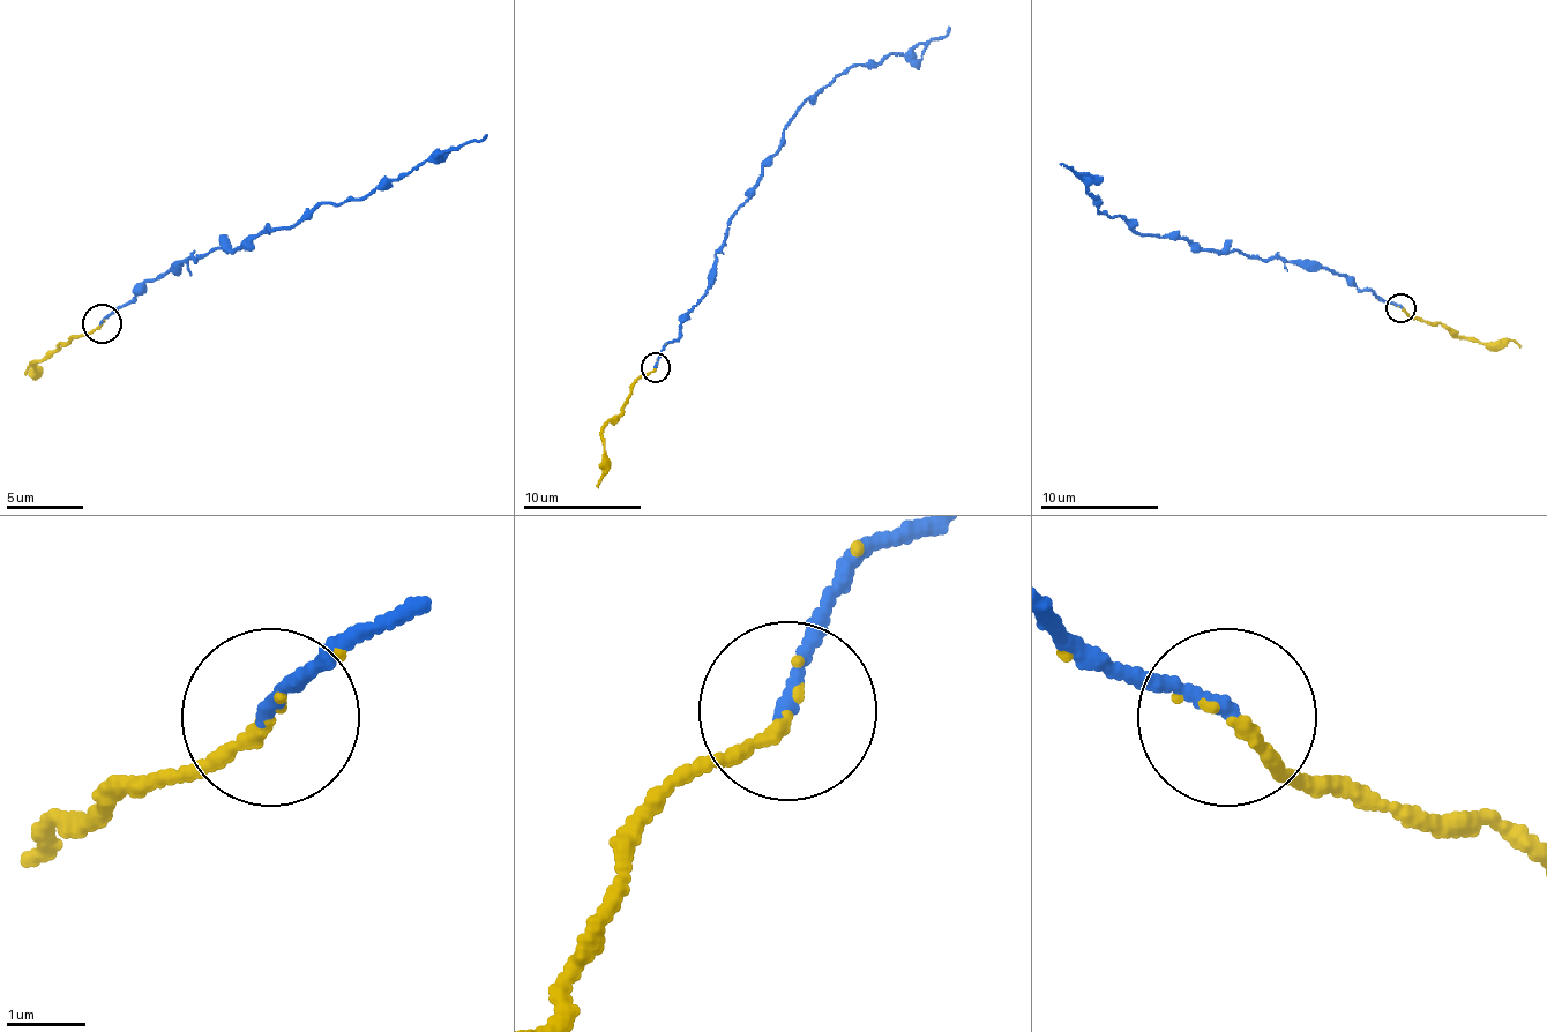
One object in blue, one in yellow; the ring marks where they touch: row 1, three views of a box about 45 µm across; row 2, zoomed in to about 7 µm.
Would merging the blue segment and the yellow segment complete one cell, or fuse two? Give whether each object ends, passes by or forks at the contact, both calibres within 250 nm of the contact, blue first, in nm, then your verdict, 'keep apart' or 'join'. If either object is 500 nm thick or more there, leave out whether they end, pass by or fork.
blue ends; yellow ends; calibres 180 and 160 nm; join

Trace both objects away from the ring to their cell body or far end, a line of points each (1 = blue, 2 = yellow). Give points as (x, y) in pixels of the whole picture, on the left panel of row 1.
1: (103, 324), (172, 267), (218, 247), (245, 247), (273, 229), (291, 229), (322, 206), (360, 197), (484, 136)
2: (103, 324), (60, 344), (34, 363), (34, 371), (30, 367), (25, 374)

